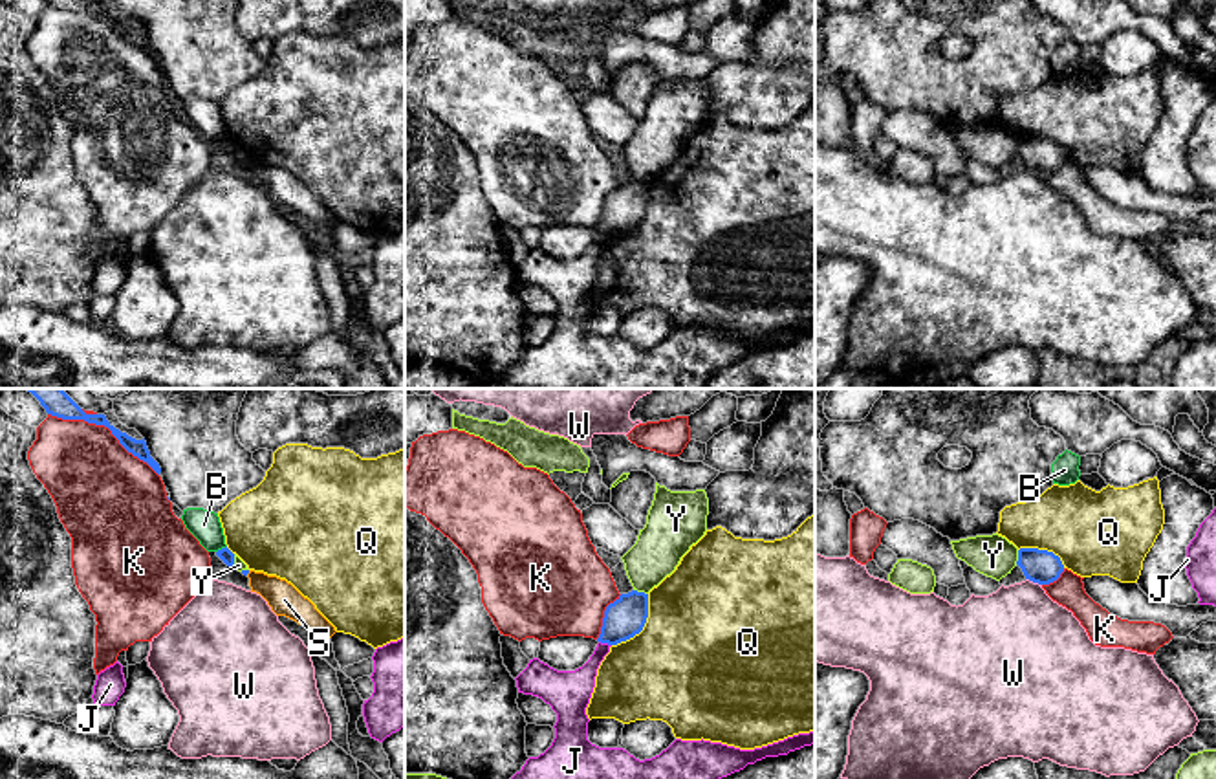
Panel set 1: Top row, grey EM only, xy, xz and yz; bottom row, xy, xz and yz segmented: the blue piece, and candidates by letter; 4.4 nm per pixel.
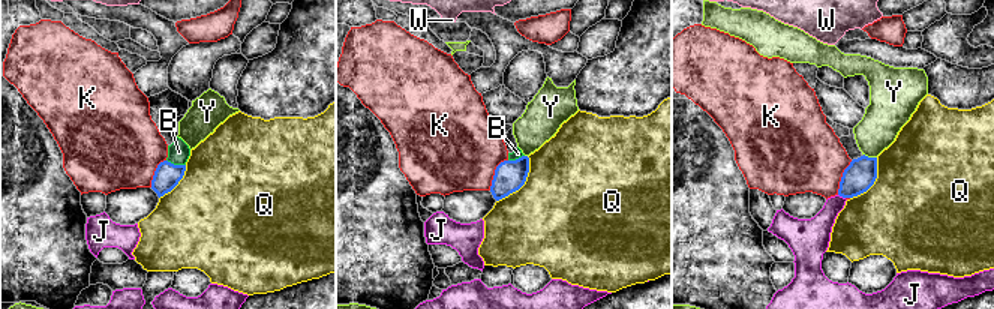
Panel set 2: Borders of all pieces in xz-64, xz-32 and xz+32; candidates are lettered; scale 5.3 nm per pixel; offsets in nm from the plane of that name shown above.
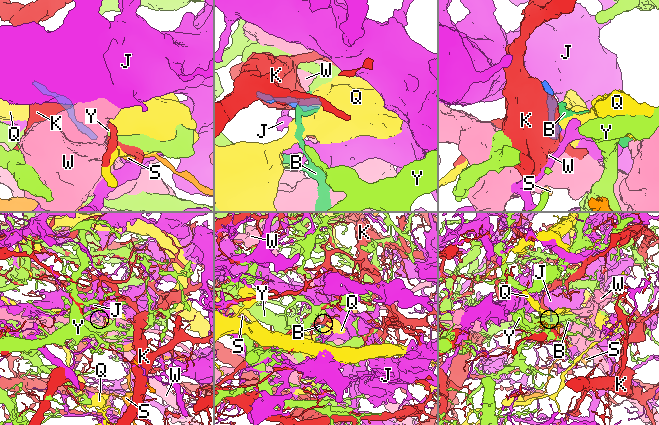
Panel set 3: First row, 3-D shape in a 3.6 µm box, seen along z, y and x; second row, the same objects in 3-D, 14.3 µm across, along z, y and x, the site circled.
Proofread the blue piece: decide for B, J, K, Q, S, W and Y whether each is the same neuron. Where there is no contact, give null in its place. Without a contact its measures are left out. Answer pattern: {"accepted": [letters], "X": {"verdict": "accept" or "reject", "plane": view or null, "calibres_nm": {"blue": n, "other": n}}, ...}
{"accepted": [], "B": {"verdict": "reject", "plane": "xy", "calibres_nm": {"blue": 60, "other": 140}}, "J": {"verdict": "reject", "plane": "xz", "calibres_nm": {"blue": 170, "other": 160}}, "K": {"verdict": "reject", "plane": "xy", "calibres_nm": {"blue": 120, "other": 400}}, "Q": {"verdict": "reject", "plane": "xz", "calibres_nm": {"blue": 170, "other": 500}}, "S": {"verdict": "reject", "plane": "xy", "calibres_nm": {"blue": 20, "other": 140}}, "W": {"verdict": "reject", "plane": "yz", "calibres_nm": {"blue": 150, "other": 440}}, "Y": {"verdict": "reject", "plane": "xz", "calibres_nm": {"blue": 170, "other": 220}}}

